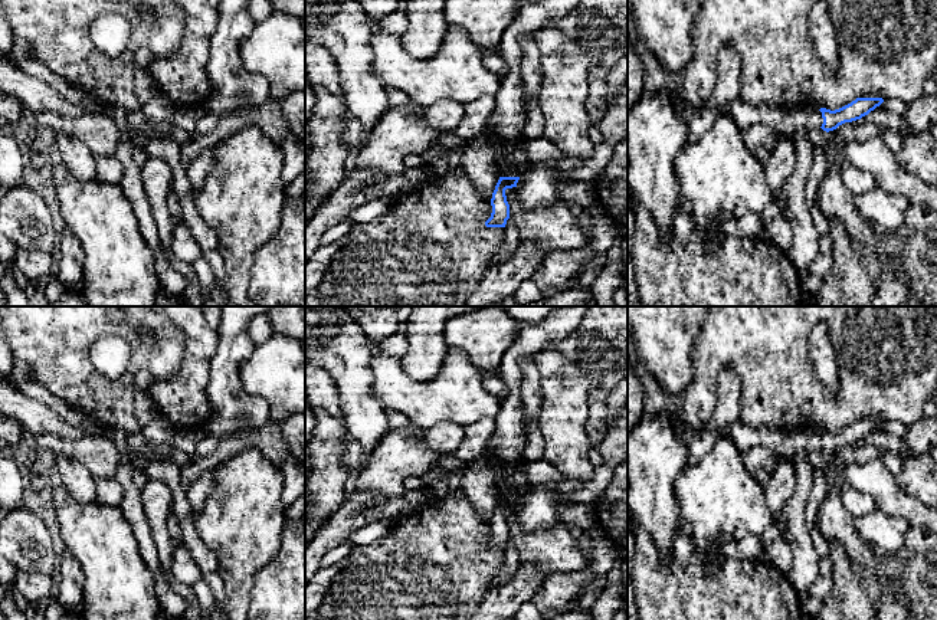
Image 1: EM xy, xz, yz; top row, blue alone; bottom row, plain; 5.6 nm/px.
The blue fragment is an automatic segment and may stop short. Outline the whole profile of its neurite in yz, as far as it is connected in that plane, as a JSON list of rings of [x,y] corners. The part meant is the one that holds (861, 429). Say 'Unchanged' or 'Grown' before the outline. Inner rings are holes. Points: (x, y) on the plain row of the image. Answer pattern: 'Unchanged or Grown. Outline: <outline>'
Grown. Outline: [[[856,420],[851,426],[830,433],[826,430],[780,430],[767,427],[750,427],[733,421],[720,429],[718,434],[730,437],[738,445],[766,446],[779,457],[790,460],[799,452],[822,450],[829,455],[845,445],[852,445],[868,437],[884,424],[882,420]]]

